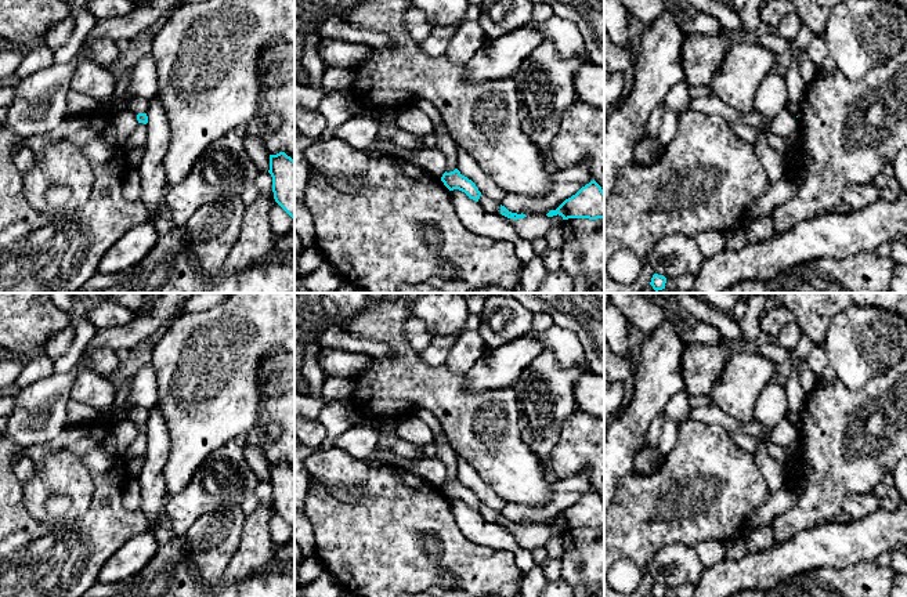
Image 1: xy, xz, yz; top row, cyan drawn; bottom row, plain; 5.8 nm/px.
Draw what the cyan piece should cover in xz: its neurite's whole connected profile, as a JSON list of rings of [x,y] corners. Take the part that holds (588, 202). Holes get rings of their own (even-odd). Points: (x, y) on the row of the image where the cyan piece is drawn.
[[[593,180],[582,187],[575,195],[565,199],[556,210],[550,210],[546,216],[561,216],[568,218],[604,218],[604,191]]]

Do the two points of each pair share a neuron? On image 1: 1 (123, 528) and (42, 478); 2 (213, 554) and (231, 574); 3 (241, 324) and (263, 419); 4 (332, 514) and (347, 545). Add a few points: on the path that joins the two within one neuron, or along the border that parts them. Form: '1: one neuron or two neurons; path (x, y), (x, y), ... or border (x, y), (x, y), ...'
1: two neurons; border (89, 473), (90, 506), (80, 517), (67, 520)
2: two neurons; border (239, 538), (239, 545), (221, 582)
3: two neurons; border (259, 372), (260, 404), (255, 426), (248, 434)
4: one neuron; path (335, 521), (347, 538)

